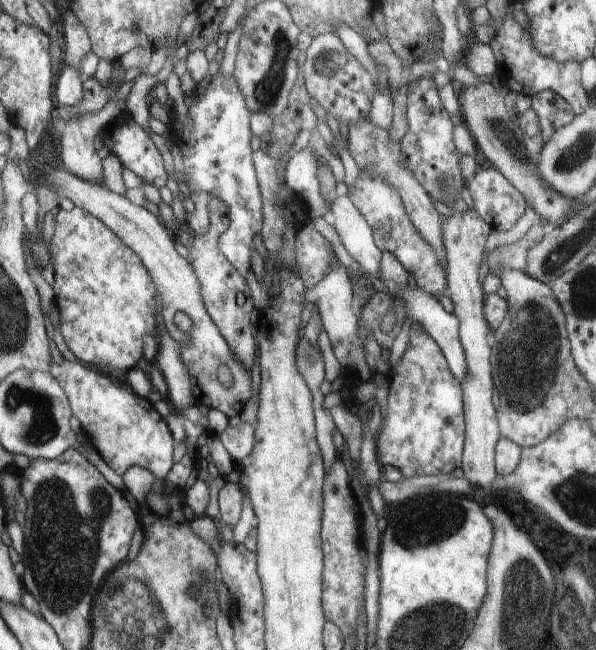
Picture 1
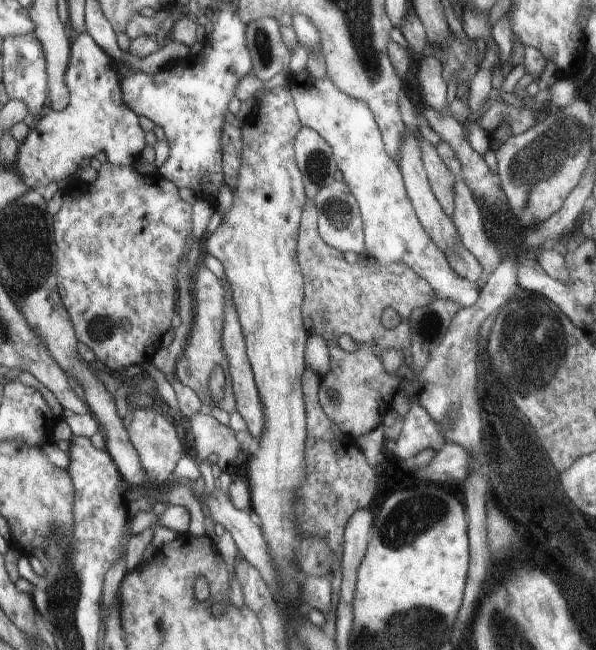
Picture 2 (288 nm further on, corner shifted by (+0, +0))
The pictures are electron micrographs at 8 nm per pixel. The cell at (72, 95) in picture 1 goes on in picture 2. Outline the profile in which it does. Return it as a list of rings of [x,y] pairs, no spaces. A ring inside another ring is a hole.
[[[89,32],[79,34],[73,42],[67,82],[73,94],[71,104],[65,110],[53,108],[45,118],[37,118],[37,128],[21,146],[15,170],[19,170],[25,186],[31,190],[51,182],[63,184],[67,178],[73,180],[73,172],[81,168],[81,162],[85,158],[95,158],[97,152],[105,152],[107,160],[117,166],[135,166],[147,146],[147,132],[139,118],[141,114],[125,102],[125,86],[115,60]]]

